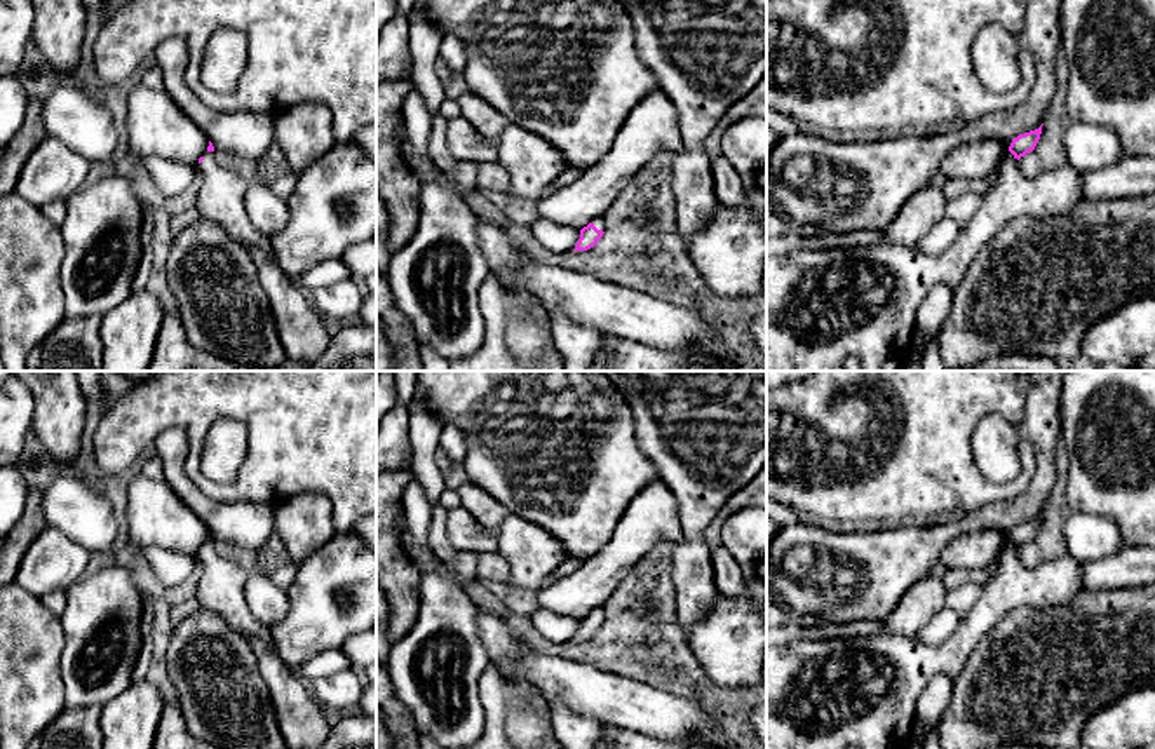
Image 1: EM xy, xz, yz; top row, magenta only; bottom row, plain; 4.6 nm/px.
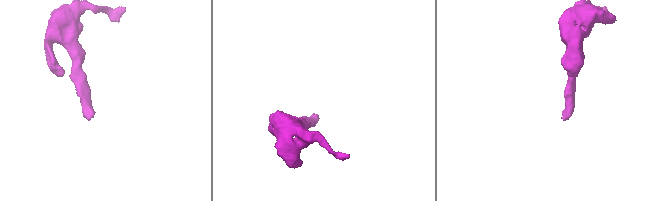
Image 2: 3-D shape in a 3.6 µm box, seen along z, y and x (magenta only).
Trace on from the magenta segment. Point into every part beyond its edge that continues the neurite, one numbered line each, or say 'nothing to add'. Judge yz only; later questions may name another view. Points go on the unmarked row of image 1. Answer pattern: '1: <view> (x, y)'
1: yz (833, 694)

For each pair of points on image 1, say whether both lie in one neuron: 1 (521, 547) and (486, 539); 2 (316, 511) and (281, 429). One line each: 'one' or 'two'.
1: two
2: two

